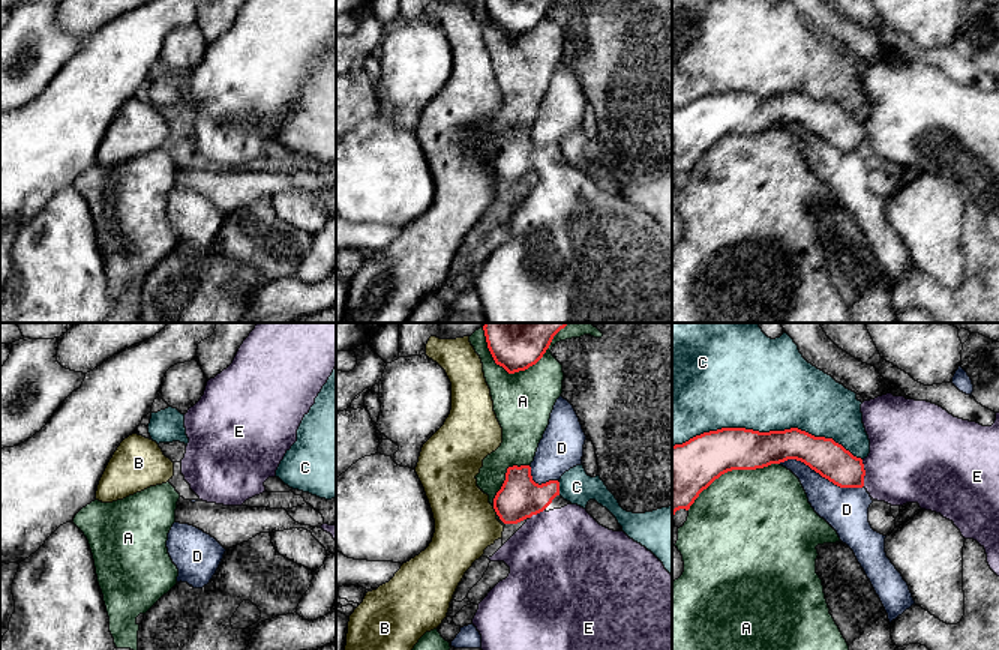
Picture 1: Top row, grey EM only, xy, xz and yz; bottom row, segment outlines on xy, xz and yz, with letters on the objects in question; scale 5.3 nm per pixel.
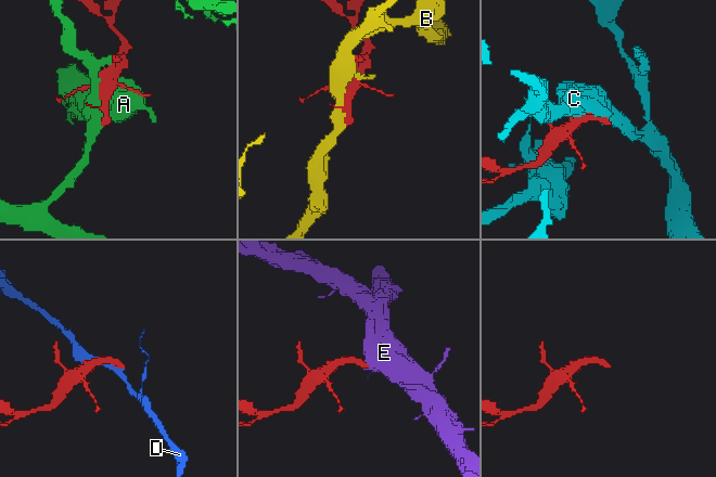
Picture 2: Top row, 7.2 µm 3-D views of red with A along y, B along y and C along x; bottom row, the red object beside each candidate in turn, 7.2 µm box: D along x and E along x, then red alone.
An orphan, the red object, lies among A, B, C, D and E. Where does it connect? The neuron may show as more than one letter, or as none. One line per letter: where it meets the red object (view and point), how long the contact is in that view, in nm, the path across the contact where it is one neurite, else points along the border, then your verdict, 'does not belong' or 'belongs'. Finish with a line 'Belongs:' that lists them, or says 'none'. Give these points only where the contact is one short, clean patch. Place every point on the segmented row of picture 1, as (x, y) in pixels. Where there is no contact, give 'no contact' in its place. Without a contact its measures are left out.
A: xz (519, 370) | 480 nm | does not belong
B: xz (495, 511) | 50 nm | does not belong
C: yz (767, 433) | 1000 nm | does not belong
D: yz (821, 475) | 480 nm | does not belong
E: yz (864, 473) | 140 nm | across yz (828, 458), (848, 472), (864, 473), (891, 473), (909, 461) | belongs
Belongs: E

